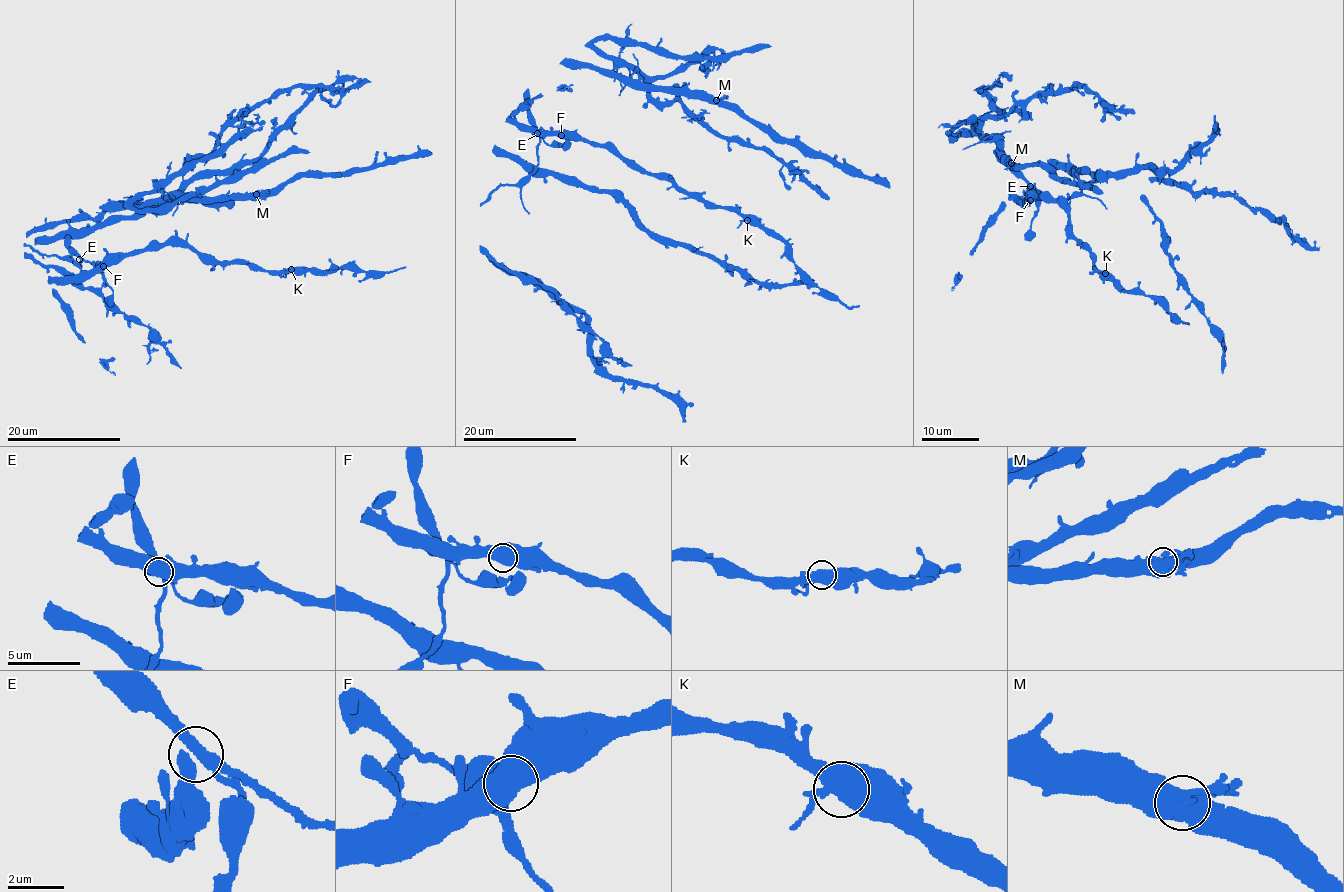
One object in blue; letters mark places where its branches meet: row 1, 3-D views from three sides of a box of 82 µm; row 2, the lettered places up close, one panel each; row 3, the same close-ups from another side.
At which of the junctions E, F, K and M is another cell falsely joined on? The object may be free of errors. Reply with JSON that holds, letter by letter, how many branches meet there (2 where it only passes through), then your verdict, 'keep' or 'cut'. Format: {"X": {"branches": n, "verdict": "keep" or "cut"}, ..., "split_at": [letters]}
{"E": {"branches": 4, "verdict": "keep"}, "F": {"branches": 3, "verdict": "keep"}, "K": {"branches": 3, "verdict": "keep"}, "M": {"branches": 5, "verdict": "keep"}, "split_at": []}

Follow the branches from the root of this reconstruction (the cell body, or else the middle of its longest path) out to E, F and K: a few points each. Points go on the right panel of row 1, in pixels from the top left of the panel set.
E: (993, 151), (1030, 186)
F: (993, 151), (1030, 186), (1027, 203), (1030, 200)
K: (993, 151), (1030, 186), (1025, 202), (1040, 197), (1062, 207), (1069, 229), (1082, 242), (1096, 269), (1105, 273)

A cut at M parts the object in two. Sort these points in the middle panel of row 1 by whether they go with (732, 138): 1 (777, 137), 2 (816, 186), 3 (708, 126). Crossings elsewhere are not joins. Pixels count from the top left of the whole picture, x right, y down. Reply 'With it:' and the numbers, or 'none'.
With it: 2, 3

